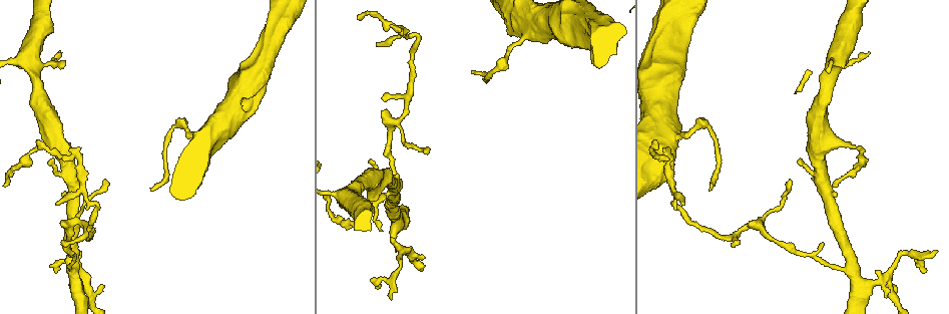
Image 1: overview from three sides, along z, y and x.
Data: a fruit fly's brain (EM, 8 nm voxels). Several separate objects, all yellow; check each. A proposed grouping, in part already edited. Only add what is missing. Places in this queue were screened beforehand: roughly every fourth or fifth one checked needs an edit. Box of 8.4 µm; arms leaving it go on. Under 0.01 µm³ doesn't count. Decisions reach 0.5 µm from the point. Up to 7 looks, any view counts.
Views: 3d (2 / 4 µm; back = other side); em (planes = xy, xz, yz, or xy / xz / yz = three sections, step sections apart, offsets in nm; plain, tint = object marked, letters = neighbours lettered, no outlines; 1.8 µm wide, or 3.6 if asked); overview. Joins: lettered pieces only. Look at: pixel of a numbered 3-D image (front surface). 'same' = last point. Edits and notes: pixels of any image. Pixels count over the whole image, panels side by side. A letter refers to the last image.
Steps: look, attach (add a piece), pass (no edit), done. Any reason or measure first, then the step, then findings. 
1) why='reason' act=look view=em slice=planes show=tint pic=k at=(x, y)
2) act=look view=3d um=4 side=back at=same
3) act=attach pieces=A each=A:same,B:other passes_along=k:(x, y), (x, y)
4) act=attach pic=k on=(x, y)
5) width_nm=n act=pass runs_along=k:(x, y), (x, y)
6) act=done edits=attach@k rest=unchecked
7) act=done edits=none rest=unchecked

why='tapers out' act=look view=em slice=planes show=letters pic=1 at=(57, 204)

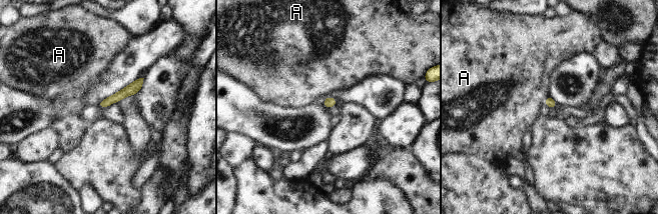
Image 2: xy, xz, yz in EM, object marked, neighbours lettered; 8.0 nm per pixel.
act=pass each=A:other runs_along=2:(140, 81), (132, 89), (101, 104) found='none of them fits'

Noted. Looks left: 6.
why='tapers out' act=look view=3d um=2 pic=1 at=(153, 190)

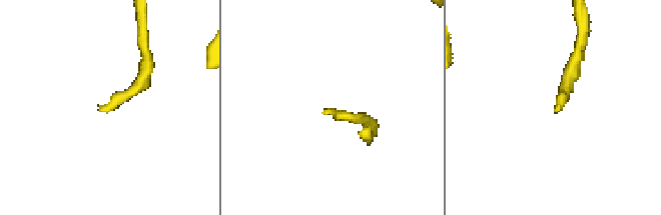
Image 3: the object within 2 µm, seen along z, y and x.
why='shape alone is not enough' act=look view=em um=3.6 slice=xy step=4 show=letters pic=3 at=(100, 109)

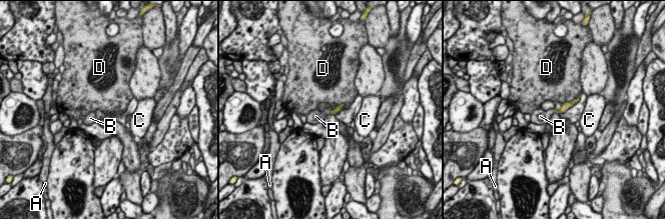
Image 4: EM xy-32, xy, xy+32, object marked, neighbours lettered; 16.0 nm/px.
act=look view=em um=3.6 slice=planes show=letters at=same

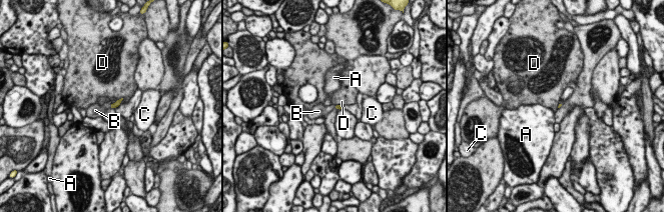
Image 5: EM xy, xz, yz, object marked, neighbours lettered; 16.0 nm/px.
act=attach pieces=B each=A:other,B:same,C:other,D:other found='the neuron continues'

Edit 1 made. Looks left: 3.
why='branch point' act=look view=em slice=planes show=letters pic=1 at=(392, 120)

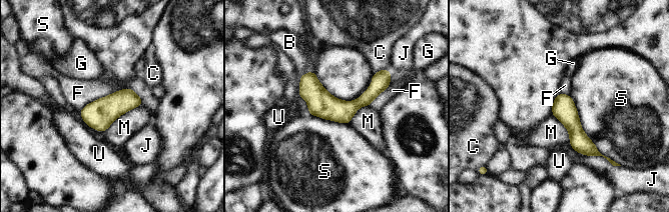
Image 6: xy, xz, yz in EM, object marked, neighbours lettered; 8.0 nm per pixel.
act=attach pieces=B each=B:same,C:other,F:other,G:other,J:other,M:other,S:other,U:other passes_along=6:(319, 101), (306, 73), (291, 46) found='it goes on there'

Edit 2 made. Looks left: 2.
act=done edits=attach@5,attach@6 rest=unchecked

